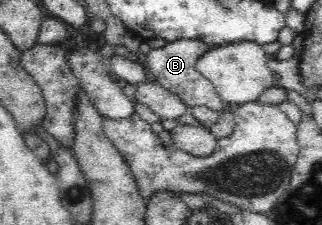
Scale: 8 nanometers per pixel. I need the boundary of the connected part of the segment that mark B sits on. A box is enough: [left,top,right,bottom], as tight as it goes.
[147,40,223,112]

